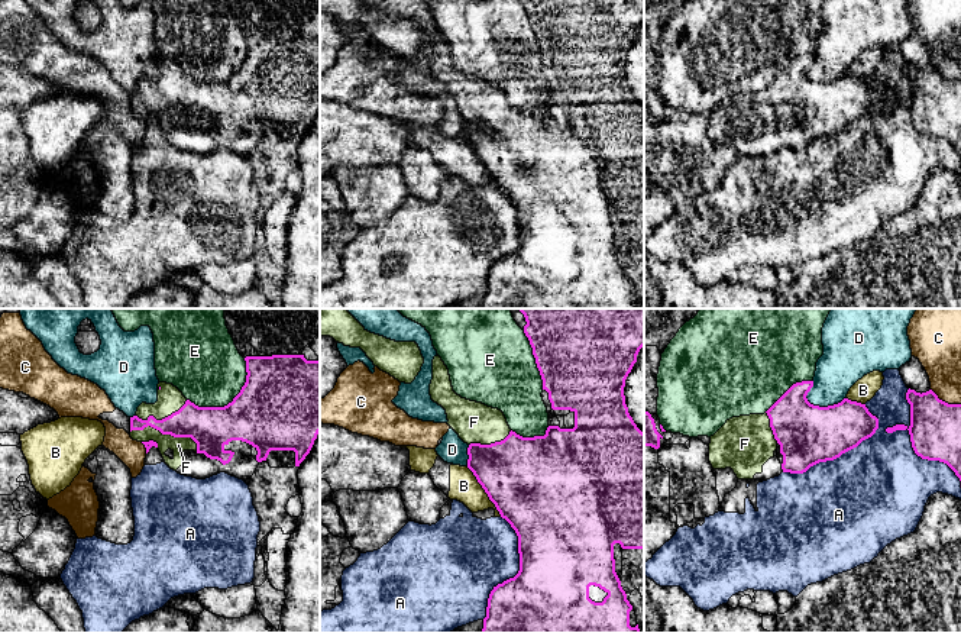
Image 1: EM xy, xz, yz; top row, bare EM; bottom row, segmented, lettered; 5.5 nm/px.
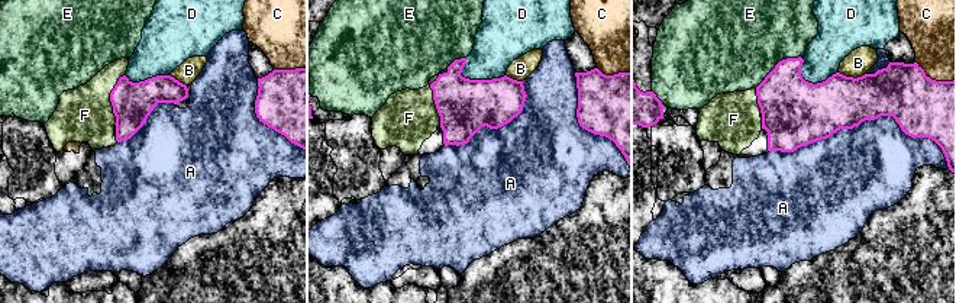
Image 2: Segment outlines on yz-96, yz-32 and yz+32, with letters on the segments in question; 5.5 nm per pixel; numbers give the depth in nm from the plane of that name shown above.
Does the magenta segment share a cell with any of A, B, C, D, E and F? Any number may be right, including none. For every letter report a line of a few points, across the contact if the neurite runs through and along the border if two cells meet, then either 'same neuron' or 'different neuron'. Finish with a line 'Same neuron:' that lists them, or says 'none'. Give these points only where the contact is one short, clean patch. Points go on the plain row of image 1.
A: different neuron
B: different neuron
C: different neuron
D: different neuron
E: different neuron
F: same neuron
Same neuron: F

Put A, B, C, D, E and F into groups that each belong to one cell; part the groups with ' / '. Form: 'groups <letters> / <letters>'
groups A / B / C / D / E / F

